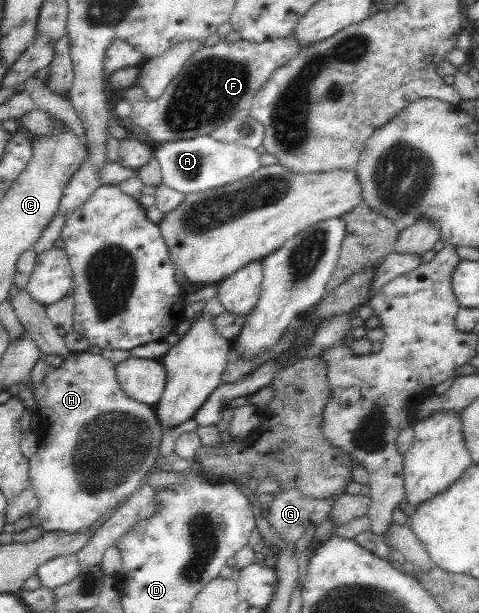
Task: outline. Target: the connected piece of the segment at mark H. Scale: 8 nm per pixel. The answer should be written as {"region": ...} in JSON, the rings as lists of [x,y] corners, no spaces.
{"region":[[[87,351],[73,352],[67,360],[62,361],[59,368],[51,369],[45,376],[45,380],[35,386],[34,395],[38,406],[37,414],[40,419],[39,430],[37,431],[39,449],[35,456],[28,459],[30,465],[29,478],[38,499],[34,519],[40,523],[38,526],[45,531],[78,531],[89,527],[100,516],[108,516],[114,508],[119,506],[122,500],[125,500],[129,495],[133,495],[140,488],[143,477],[157,463],[160,456],[159,450],[164,427],[161,425],[161,421],[158,420],[157,413],[155,413],[152,405],[137,402],[125,394],[116,377],[116,364],[103,358],[100,354],[91,354]]]}

